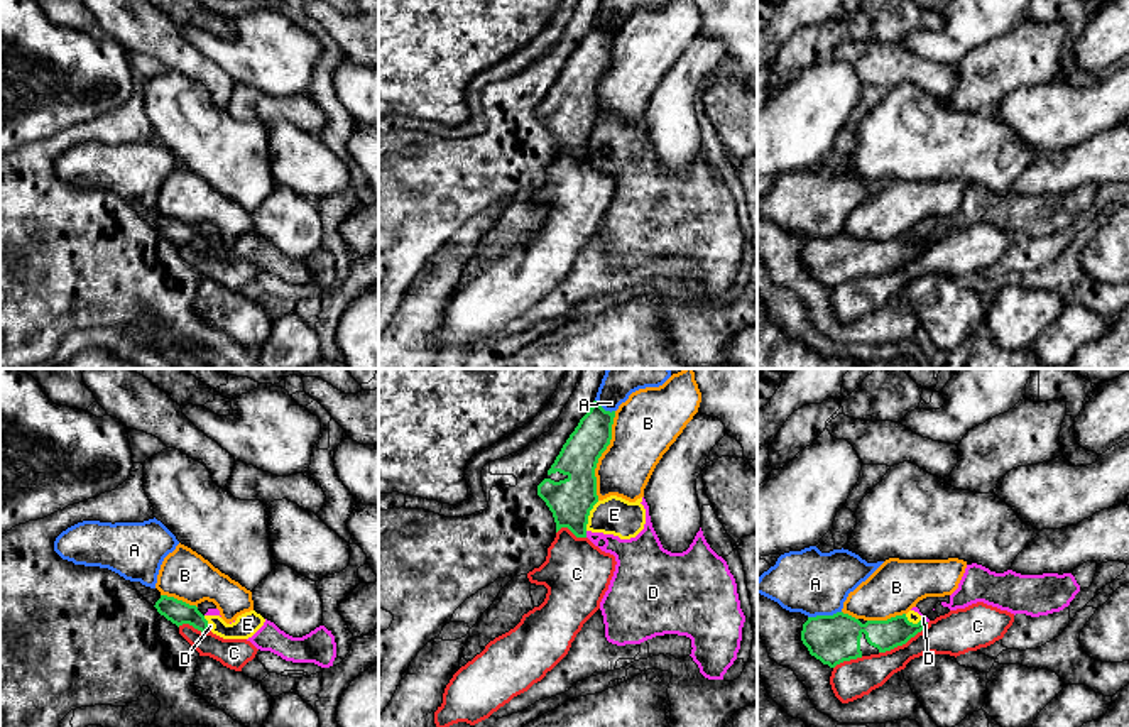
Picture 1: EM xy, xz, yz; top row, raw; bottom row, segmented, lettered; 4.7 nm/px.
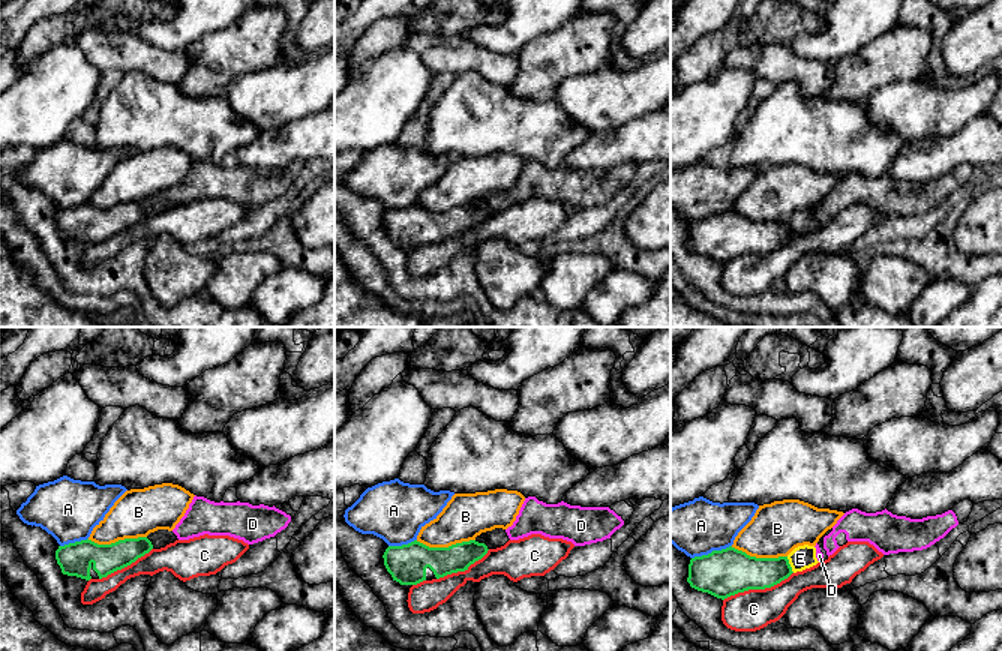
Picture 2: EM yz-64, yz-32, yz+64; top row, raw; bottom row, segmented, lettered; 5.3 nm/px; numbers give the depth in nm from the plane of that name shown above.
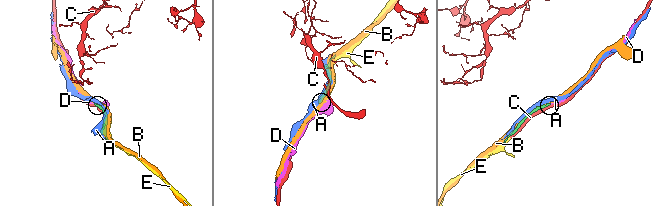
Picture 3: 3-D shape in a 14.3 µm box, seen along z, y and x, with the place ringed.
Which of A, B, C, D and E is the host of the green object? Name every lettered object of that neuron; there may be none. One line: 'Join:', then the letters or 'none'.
Join: none

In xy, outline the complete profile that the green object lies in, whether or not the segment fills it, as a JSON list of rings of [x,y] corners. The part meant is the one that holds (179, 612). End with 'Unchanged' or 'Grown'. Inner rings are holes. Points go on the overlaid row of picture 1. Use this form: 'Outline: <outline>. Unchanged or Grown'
Outline: [[[132,582],[135,590],[152,604],[161,615],[176,624],[177,627],[183,624],[189,624],[201,632],[208,632],[208,620],[198,610],[196,605],[189,605],[174,597],[162,595],[157,588],[150,588],[142,585],[140,582]]]. Grown

